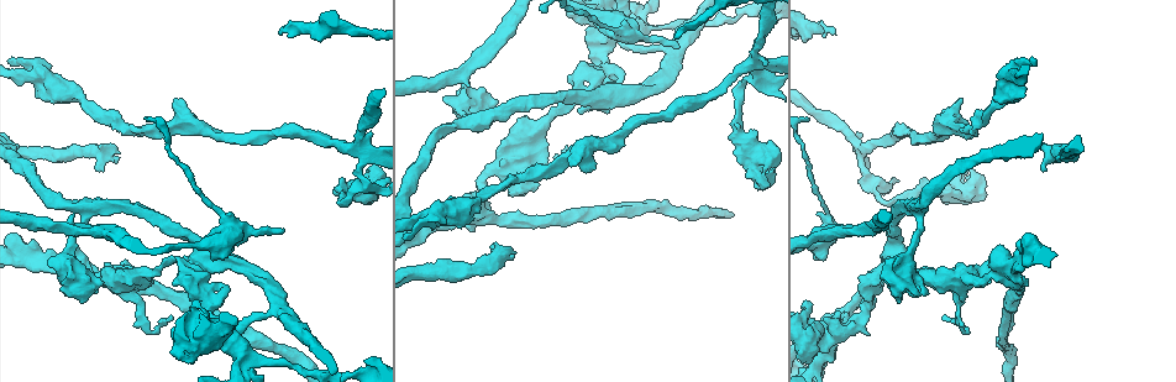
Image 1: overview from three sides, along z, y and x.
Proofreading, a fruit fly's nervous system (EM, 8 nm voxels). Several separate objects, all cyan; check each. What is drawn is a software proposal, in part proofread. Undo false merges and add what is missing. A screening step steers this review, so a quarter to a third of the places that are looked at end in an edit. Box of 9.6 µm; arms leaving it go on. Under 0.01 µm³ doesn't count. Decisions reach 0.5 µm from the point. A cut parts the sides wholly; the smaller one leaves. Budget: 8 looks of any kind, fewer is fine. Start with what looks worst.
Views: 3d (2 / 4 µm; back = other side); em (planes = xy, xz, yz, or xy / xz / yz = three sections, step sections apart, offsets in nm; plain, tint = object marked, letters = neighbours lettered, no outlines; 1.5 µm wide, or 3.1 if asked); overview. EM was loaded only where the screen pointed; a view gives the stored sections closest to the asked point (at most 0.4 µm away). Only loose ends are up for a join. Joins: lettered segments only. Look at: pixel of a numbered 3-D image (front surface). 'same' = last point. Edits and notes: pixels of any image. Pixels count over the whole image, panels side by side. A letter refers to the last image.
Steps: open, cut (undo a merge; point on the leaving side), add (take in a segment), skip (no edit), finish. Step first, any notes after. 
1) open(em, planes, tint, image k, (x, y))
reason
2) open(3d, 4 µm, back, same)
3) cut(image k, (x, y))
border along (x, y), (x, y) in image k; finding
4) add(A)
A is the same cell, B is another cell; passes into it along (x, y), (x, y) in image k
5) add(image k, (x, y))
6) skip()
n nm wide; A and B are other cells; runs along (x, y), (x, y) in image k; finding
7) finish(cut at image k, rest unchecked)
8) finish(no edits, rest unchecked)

open(em, planes, letters, image 1, (676, 39))
thin end

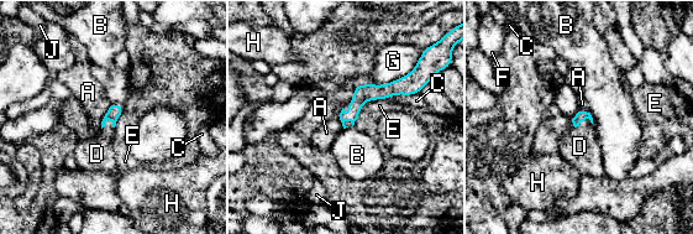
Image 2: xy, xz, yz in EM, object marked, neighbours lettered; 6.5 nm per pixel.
add(D)
D is the same cell, A, B, C, E, F, G, H and J are other cells; passes into it along (579, 114), (583, 120), (579, 146) in image 2; the cell continues

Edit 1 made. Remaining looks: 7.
open(em, planes, letters, image 1, (569, 165))
free end

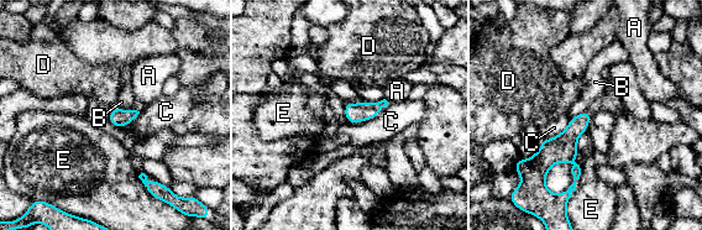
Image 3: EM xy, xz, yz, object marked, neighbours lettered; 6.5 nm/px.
skip()
A, B, C, D and E are other cells; runs along (587, 116), (540, 163), (533, 166) in image 3; no lettered segment goes on from it

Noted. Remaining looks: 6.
open(3d, 2 µm, image 1, (283, 231))
thin end

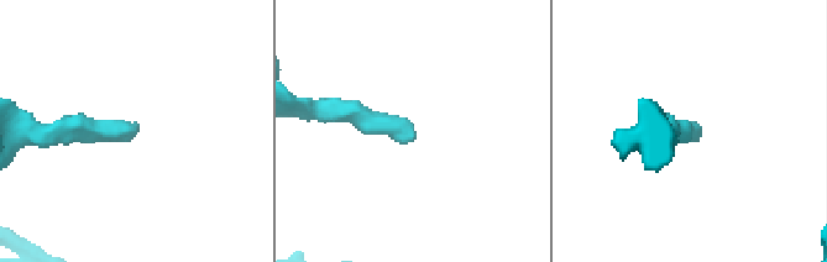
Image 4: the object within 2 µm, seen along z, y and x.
open(em, xy, step 4, plain, image 4, (413, 136))
shape alone is not enough

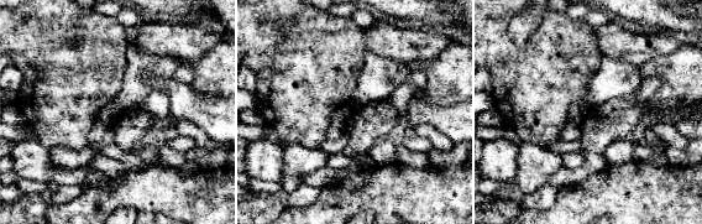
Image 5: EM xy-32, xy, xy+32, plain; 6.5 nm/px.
open(em, xy, step 4, letters, same)

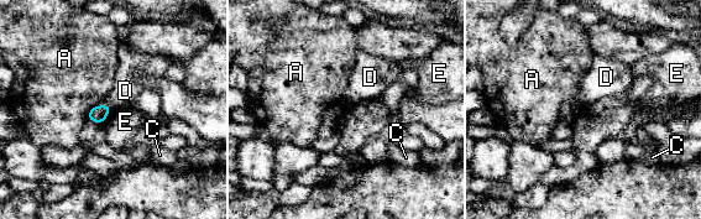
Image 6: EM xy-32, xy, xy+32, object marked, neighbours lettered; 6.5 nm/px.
skip()
A, C, D and E are other cells; no lettered segment goes on from it

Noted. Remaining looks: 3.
finish(add at image 2, rest unchecked)

